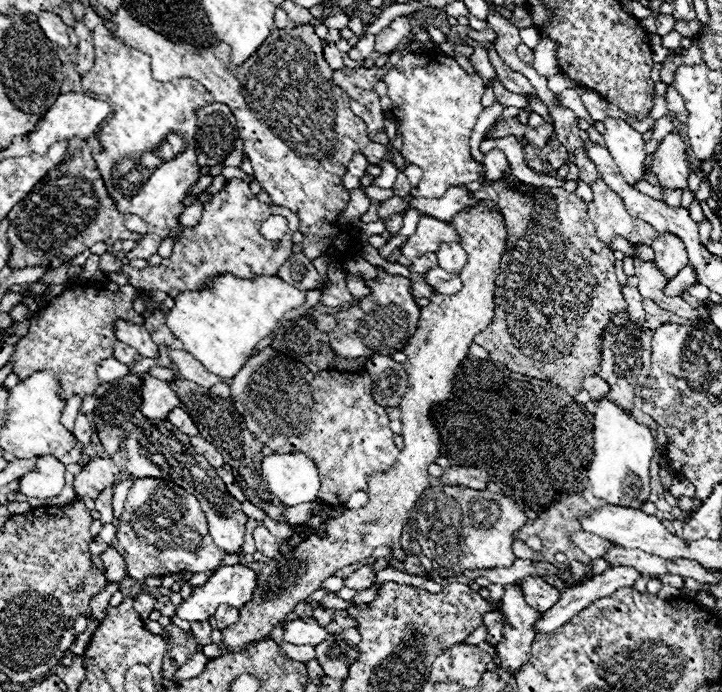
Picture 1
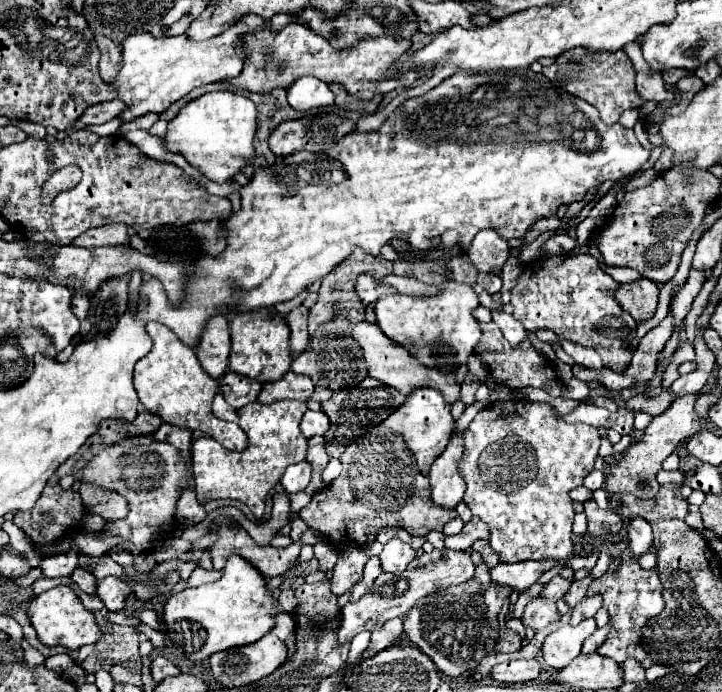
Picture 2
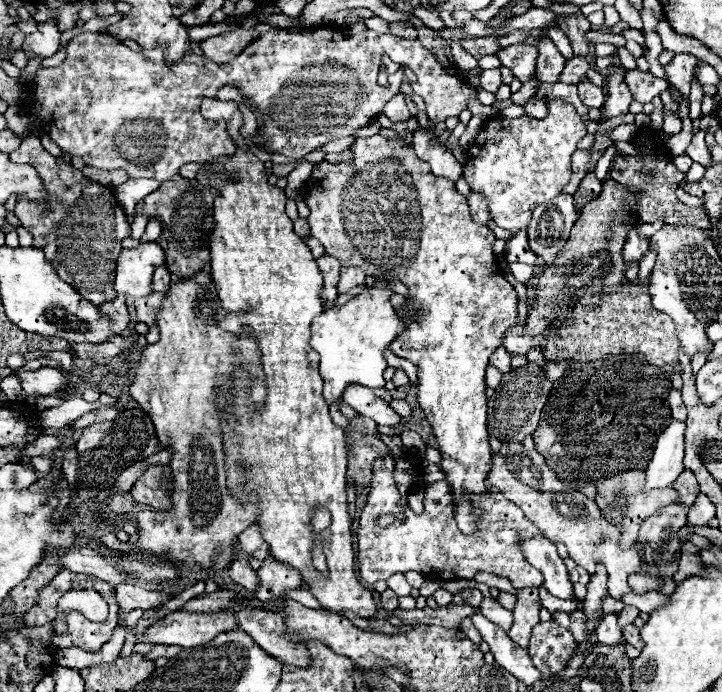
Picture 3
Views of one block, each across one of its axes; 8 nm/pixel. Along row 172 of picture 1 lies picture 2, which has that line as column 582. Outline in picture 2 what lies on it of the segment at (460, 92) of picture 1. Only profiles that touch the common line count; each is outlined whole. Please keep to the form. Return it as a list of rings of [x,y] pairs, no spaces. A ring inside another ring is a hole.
[[[496,402],[490,408],[484,408],[476,414],[476,418],[472,420],[472,424],[468,426],[468,430],[464,432],[464,442],[466,442],[466,452],[464,458],[460,462],[460,474],[466,480],[466,494],[464,494],[464,502],[468,504],[468,508],[472,510],[472,514],[480,516],[492,530],[490,536],[490,544],[496,550],[496,554],[502,558],[502,562],[524,562],[524,560],[542,560],[542,558],[566,558],[572,554],[572,522],[574,522],[574,508],[572,508],[572,500],[568,496],[568,492],[576,486],[582,486],[582,480],[588,472],[592,472],[594,468],[594,458],[598,456],[598,448],[600,448],[600,434],[594,426],[590,424],[568,424],[558,420],[552,414],[552,408],[544,402]]]

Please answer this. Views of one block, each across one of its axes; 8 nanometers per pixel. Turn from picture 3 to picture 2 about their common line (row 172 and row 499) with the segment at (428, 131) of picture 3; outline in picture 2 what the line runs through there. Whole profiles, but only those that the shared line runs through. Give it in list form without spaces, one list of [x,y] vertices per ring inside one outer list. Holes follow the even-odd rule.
[[[462,432],[454,434],[446,446],[446,450],[434,460],[430,468],[430,486],[432,486],[432,500],[436,506],[442,508],[456,508],[462,500],[466,484],[458,472],[458,464],[464,454]]]

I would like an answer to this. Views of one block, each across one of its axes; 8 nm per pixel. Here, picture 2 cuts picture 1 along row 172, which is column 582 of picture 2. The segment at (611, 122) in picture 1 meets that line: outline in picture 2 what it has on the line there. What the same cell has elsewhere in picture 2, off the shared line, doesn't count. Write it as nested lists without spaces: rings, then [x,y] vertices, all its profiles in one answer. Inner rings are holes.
[[[588,618],[580,622],[578,626],[562,626],[550,636],[546,636],[544,646],[542,646],[542,656],[548,668],[552,670],[562,670],[566,664],[570,664],[582,648],[582,642],[596,630],[596,620]]]

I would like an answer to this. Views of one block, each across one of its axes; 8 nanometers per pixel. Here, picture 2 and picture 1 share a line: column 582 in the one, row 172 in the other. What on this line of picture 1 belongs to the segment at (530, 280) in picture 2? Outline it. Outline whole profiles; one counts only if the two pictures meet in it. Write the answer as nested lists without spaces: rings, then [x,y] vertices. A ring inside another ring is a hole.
[[[98,8],[96,14],[114,24],[112,38],[118,38],[120,42],[152,56],[154,62],[154,78],[160,82],[168,82],[172,78],[192,78],[206,86],[206,90],[214,96],[216,102],[224,102],[232,114],[236,116],[238,132],[244,138],[244,152],[248,154],[254,176],[260,182],[262,190],[268,192],[272,204],[286,206],[300,218],[300,232],[304,234],[302,240],[302,252],[306,258],[314,260],[318,256],[328,254],[334,240],[340,236],[340,256],[332,256],[328,262],[328,280],[330,284],[322,290],[320,304],[328,308],[346,308],[354,304],[354,296],[346,288],[348,270],[346,260],[348,256],[354,256],[356,240],[348,230],[340,230],[340,214],[348,204],[348,190],[342,186],[342,176],[346,174],[346,166],[354,152],[364,152],[368,160],[382,160],[386,158],[386,146],[380,146],[376,142],[370,142],[366,136],[366,124],[350,110],[350,98],[348,94],[332,82],[332,68],[328,66],[322,50],[320,38],[314,34],[314,26],[302,24],[294,28],[282,28],[274,30],[268,40],[264,40],[264,46],[256,50],[248,62],[240,70],[230,70],[230,48],[226,44],[210,46],[210,48],[196,48],[186,42],[172,42],[164,38],[162,34],[154,32],[152,28],[140,24],[134,20],[124,8],[118,8],[116,14],[110,14],[106,8]]]

